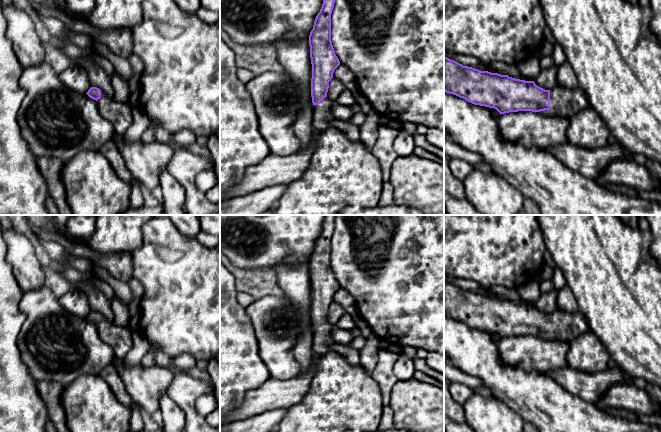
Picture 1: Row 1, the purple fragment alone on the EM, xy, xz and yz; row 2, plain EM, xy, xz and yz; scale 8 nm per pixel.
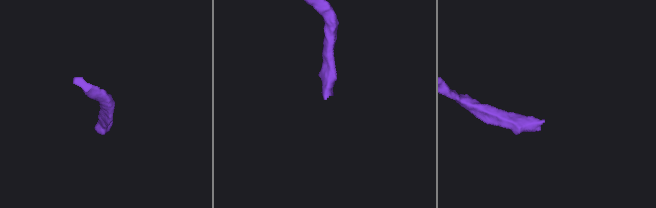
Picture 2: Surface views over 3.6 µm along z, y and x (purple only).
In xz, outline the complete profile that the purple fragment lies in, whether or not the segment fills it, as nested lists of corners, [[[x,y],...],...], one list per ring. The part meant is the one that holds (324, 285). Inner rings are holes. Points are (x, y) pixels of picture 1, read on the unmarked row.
[[[326,215],[320,236],[309,259],[312,288],[311,321],[313,327],[313,351],[320,356],[331,351],[334,325],[327,322],[329,306],[340,285],[331,265],[331,238],[335,227],[335,215]]]

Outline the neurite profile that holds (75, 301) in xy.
[[[74,287],[59,297],[58,302],[65,310],[77,317],[87,317],[91,312],[86,294]]]

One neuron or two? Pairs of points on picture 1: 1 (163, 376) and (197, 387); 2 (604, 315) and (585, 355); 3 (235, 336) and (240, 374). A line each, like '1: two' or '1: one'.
1: two
2: two
3: one

